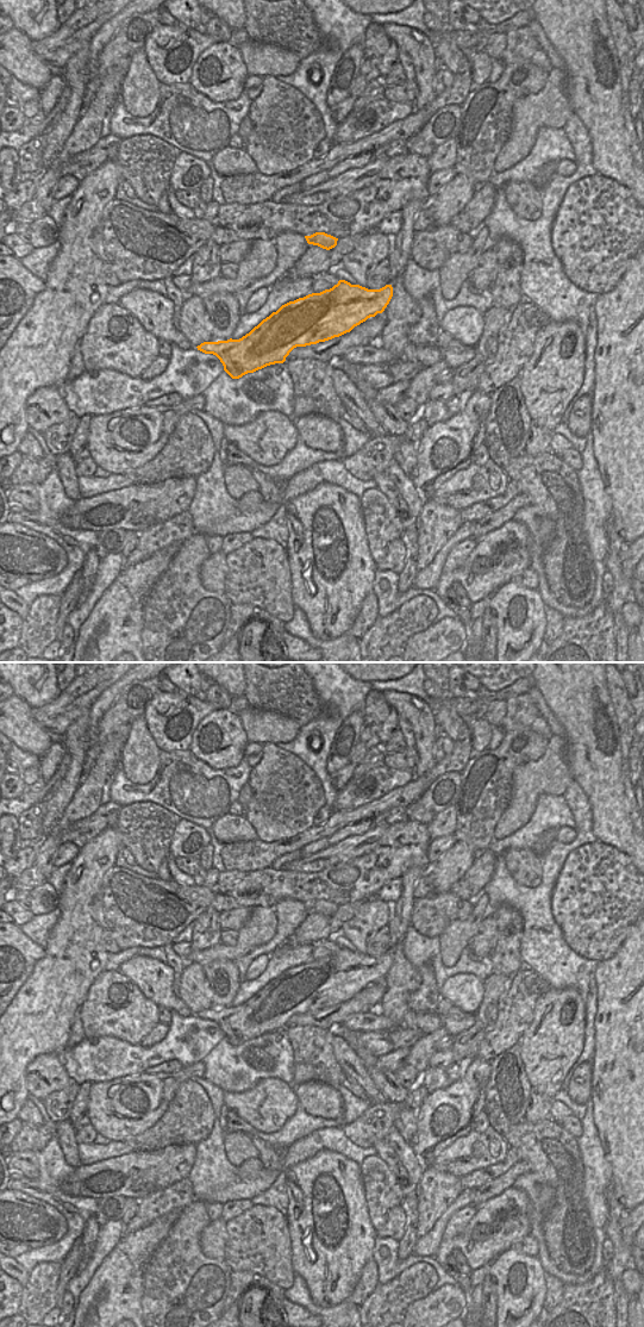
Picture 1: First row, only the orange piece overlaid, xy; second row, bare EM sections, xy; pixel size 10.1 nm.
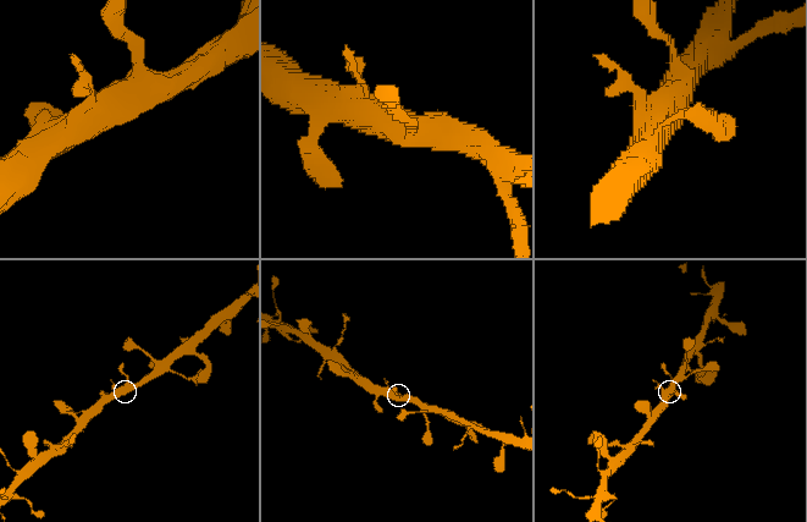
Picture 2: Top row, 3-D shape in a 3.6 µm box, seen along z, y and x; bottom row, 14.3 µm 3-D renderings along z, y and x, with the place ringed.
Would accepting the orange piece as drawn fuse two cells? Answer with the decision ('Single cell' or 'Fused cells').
Single cell.

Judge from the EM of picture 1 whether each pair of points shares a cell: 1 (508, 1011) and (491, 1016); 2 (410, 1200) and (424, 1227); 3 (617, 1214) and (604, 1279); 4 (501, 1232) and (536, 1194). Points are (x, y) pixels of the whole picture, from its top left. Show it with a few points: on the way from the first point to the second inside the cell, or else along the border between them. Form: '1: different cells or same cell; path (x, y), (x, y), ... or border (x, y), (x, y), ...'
1: different cells; border (496, 1004), (496, 1019), (488, 1029)
2: different cells; border (417, 1185), (417, 1222), (414, 1225)
3: different cells; border (606, 1264), (606, 1269), (613, 1281)
4: different cells; border (521, 1189), (530, 1203), (529, 1223), (531, 1227)

